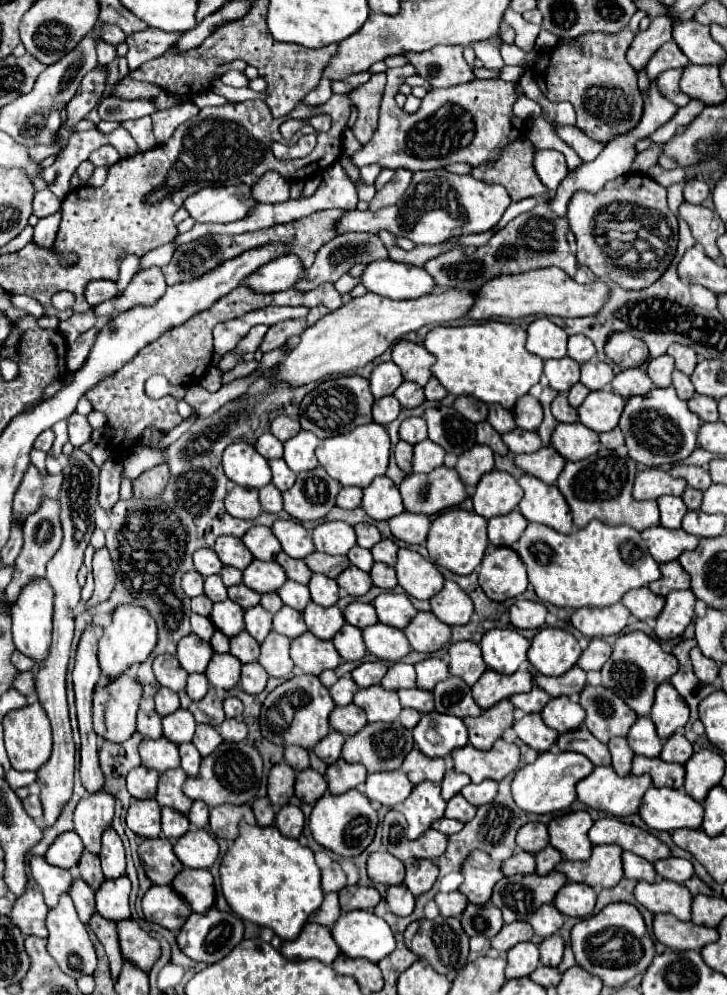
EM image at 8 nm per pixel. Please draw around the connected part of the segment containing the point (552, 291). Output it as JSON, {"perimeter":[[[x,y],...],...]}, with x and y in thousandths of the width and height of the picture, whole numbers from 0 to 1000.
{"perimeter":[[[768,268],[751,270],[729,270],[724,274],[710,276],[685,276],[666,284],[652,296],[652,307],[641,315],[644,321],[680,321],[680,319],[702,319],[715,321],[726,317],[768,317],[768,319],[809,319],[820,317],[831,307],[836,296],[836,288],[831,282],[817,282],[806,286],[795,286],[790,280],[779,278]]]}

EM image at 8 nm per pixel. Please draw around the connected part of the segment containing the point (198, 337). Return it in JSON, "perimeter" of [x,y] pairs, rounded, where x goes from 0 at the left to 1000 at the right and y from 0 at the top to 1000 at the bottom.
{"perimeter":[[[451,284],[443,288],[435,288],[429,292],[421,292],[421,294],[404,292],[404,290],[396,290],[388,294],[352,294],[352,292],[341,290],[338,286],[330,286],[322,292],[316,292],[311,298],[300,301],[289,311],[267,317],[253,327],[237,329],[234,333],[220,337],[212,345],[198,349],[179,365],[173,365],[173,369],[168,369],[168,373],[162,373],[162,377],[143,381],[135,389],[129,389],[118,395],[129,413],[138,413],[146,417],[146,431],[154,435],[149,441],[151,453],[168,457],[171,453],[176,453],[179,449],[187,447],[184,443],[195,441],[195,437],[204,429],[215,429],[217,433],[234,433],[242,427],[248,427],[250,419],[245,417],[245,411],[242,411],[245,403],[237,397],[228,397],[223,401],[206,401],[198,393],[198,385],[209,377],[226,377],[234,387],[272,385],[281,379],[281,375],[286,373],[286,369],[292,367],[292,357],[294,357],[292,331],[300,325],[333,319],[336,315],[341,315],[347,311],[360,311],[369,307],[418,307],[424,311],[429,311],[435,307],[446,307],[454,313],[459,313],[470,307],[470,301],[468,301],[468,294],[459,290],[459,286],[451,286]]]}

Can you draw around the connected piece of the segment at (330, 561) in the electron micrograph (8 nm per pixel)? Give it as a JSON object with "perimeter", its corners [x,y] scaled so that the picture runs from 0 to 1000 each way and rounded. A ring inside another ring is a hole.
{"perimeter":[[[437,554],[426,556],[418,564],[432,576],[443,576],[443,578],[457,580],[457,582],[462,582],[473,572],[481,570],[481,562],[479,560],[457,560],[457,558],[437,556]]]}

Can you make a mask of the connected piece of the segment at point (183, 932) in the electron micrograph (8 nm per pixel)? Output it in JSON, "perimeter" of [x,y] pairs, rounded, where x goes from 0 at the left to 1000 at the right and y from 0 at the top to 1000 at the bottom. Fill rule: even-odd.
{"perimeter":[[[289,912],[283,918],[264,918],[259,926],[245,936],[245,952],[253,960],[278,968],[303,966],[316,954],[322,954],[336,944],[336,928],[322,918],[305,918],[297,912]]]}

